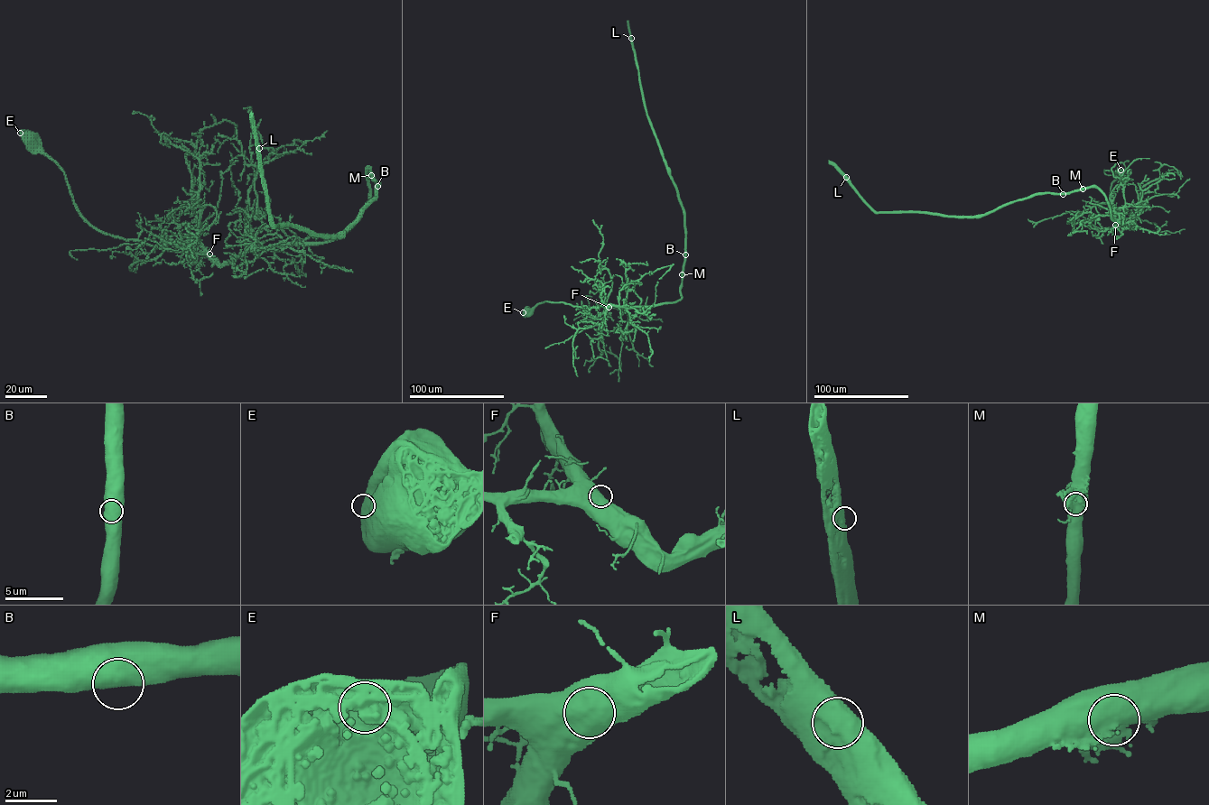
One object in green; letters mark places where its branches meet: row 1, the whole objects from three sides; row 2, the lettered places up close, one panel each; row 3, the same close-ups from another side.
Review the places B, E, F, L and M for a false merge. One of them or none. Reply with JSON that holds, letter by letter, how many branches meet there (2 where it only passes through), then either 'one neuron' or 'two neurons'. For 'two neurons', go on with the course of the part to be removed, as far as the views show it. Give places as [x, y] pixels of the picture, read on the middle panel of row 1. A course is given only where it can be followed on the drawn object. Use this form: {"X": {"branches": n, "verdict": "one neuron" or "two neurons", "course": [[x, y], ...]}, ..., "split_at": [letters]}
{"B": {"branches": 1, "verdict": "one neuron"}, "E": {"branches": 1, "verdict": "one neuron"}, "F": {"branches": 1, "verdict": "one neuron"}, "L": {"branches": 1, "verdict": "one neuron"}, "M": {"branches": 1, "verdict": "one neuron"}, "split_at": []}

